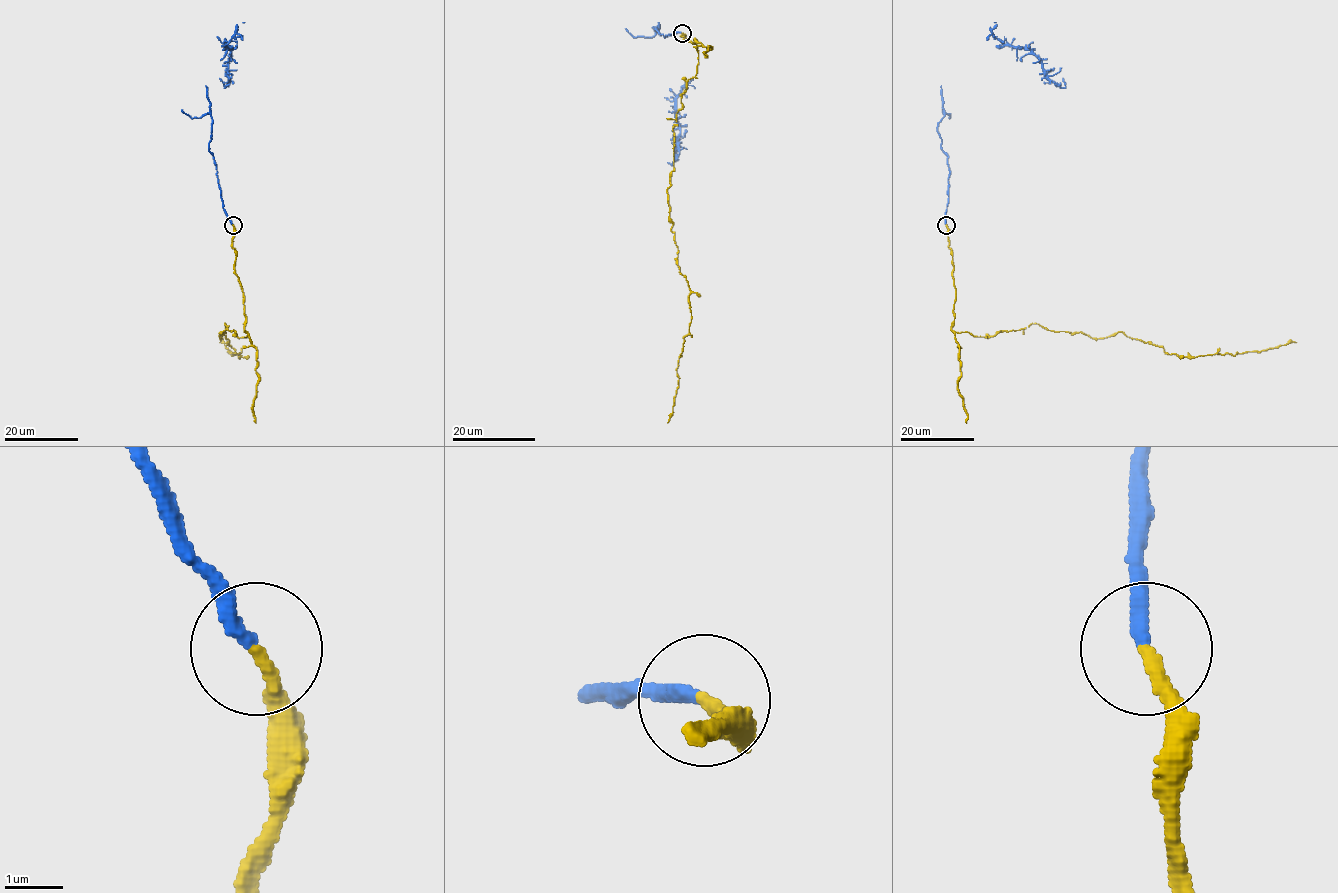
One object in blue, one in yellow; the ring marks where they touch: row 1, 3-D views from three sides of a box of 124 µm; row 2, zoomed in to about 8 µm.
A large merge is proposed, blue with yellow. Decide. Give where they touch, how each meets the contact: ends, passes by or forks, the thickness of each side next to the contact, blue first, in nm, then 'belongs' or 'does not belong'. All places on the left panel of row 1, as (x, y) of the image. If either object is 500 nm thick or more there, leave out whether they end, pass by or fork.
(233, 225) | blue ends | yellow ends | 280/240 nm | belongs

